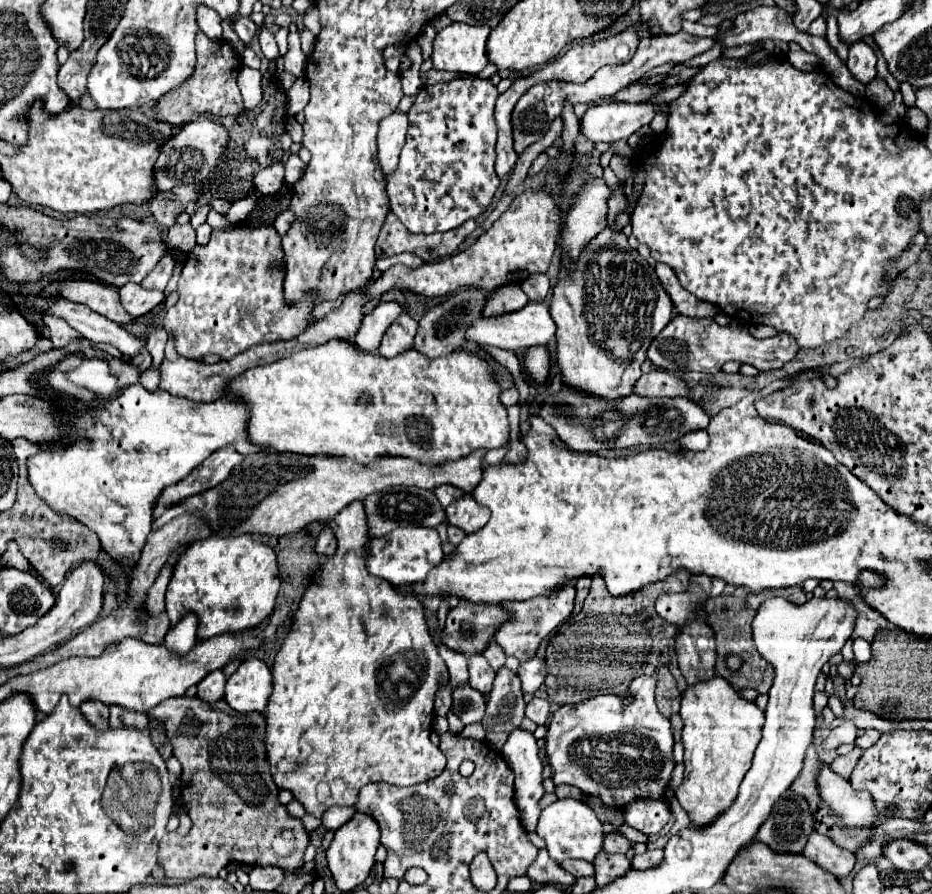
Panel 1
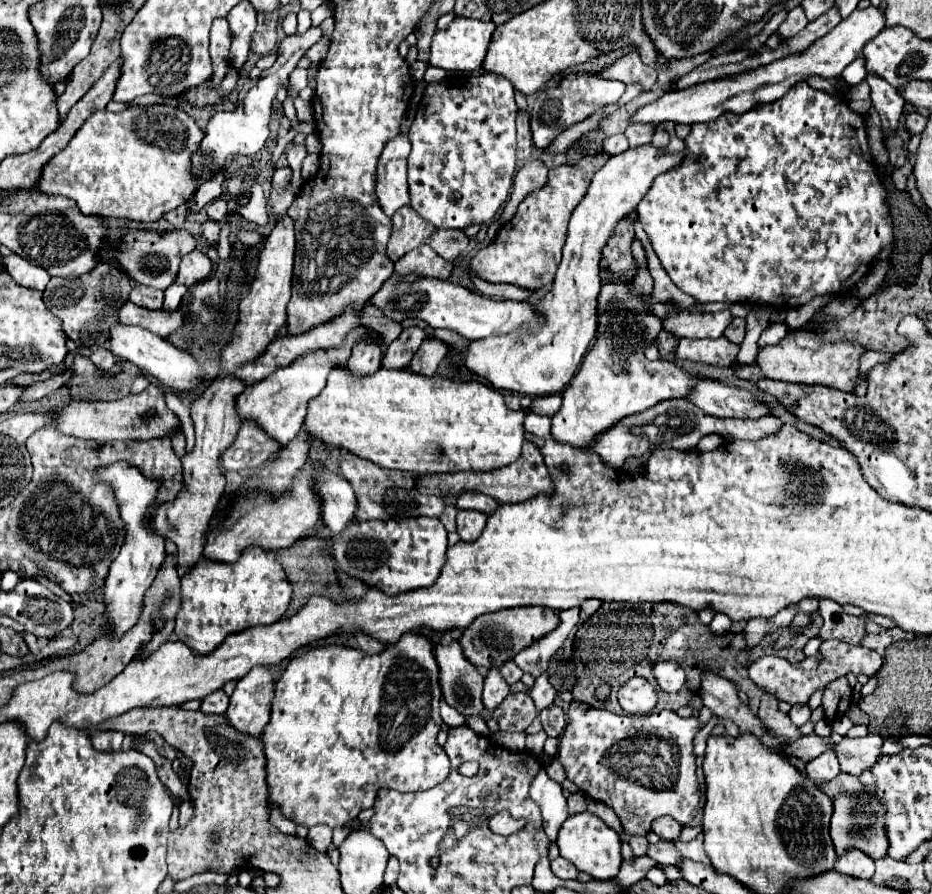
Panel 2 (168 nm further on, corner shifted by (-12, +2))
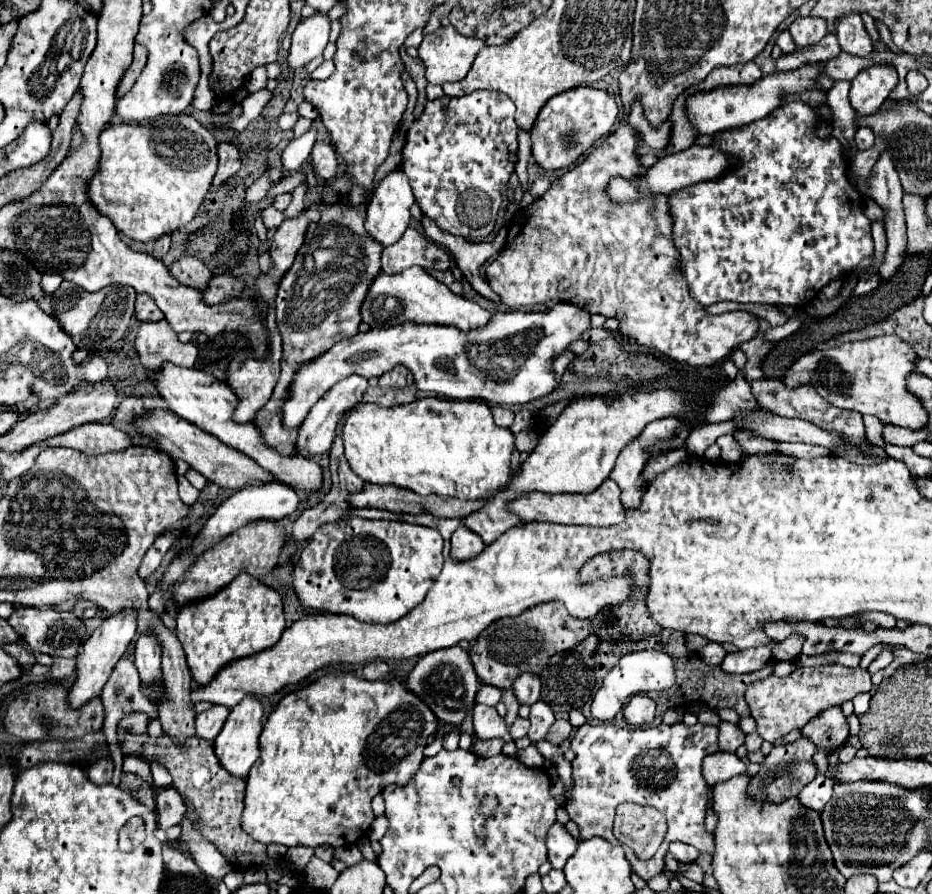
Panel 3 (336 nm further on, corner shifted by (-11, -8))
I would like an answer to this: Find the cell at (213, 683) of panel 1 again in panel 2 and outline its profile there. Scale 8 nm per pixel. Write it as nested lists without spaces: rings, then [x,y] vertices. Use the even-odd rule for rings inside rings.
[[[216,689],[214,693],[210,693],[210,695],[206,695],[202,699],[202,707],[200,709],[204,713],[226,713],[228,701],[230,701],[230,697],[224,693],[224,689]]]

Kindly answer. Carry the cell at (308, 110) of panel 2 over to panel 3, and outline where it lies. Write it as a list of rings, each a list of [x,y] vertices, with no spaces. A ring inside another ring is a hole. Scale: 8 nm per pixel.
[[[315,11],[311,17],[299,21],[293,31],[293,43],[289,49],[289,71],[305,67],[311,59],[319,57],[329,43],[331,21],[327,13]]]

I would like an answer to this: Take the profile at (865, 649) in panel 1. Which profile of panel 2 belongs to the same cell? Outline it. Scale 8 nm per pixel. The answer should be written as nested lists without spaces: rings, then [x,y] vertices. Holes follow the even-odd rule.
[[[840,639],[824,641],[822,643],[822,655],[824,655],[822,663],[808,657],[802,663],[796,663],[796,665],[792,665],[786,659],[780,659],[780,657],[762,657],[748,667],[750,679],[758,687],[774,693],[780,701],[788,701],[790,705],[798,705],[798,703],[806,703],[818,687],[828,685],[834,679],[844,677],[850,671],[854,671],[856,675],[860,675],[860,673],[874,675],[882,667],[882,657],[874,649],[868,649],[864,645],[850,645],[850,643],[844,643]]]

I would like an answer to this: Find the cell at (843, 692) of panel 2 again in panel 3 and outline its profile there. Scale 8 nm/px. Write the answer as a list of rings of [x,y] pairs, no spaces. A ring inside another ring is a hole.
[[[831,707],[827,711],[823,711],[817,719],[809,721],[801,729],[801,735],[811,739],[819,751],[825,751],[825,753],[835,751],[841,745],[845,745],[845,741],[849,737],[847,719],[843,717],[839,707]]]

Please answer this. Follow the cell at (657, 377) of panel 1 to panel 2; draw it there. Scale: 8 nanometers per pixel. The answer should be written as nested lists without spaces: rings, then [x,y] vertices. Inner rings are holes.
[[[696,379],[688,399],[706,415],[714,417],[760,419],[762,415],[768,415],[768,407],[754,399],[748,391],[726,387],[712,379]]]

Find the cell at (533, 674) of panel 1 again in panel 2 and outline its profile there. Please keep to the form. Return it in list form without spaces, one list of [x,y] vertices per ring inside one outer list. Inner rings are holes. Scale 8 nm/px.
[[[548,671],[542,673],[542,677],[536,679],[536,683],[534,683],[532,691],[530,691],[530,697],[534,699],[538,711],[544,709],[544,707],[548,707],[548,705],[552,705],[554,697],[556,697],[556,689],[548,681]]]

